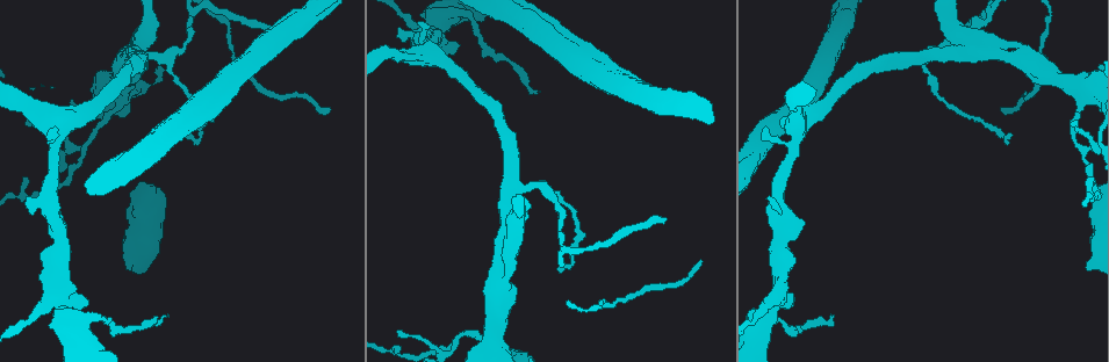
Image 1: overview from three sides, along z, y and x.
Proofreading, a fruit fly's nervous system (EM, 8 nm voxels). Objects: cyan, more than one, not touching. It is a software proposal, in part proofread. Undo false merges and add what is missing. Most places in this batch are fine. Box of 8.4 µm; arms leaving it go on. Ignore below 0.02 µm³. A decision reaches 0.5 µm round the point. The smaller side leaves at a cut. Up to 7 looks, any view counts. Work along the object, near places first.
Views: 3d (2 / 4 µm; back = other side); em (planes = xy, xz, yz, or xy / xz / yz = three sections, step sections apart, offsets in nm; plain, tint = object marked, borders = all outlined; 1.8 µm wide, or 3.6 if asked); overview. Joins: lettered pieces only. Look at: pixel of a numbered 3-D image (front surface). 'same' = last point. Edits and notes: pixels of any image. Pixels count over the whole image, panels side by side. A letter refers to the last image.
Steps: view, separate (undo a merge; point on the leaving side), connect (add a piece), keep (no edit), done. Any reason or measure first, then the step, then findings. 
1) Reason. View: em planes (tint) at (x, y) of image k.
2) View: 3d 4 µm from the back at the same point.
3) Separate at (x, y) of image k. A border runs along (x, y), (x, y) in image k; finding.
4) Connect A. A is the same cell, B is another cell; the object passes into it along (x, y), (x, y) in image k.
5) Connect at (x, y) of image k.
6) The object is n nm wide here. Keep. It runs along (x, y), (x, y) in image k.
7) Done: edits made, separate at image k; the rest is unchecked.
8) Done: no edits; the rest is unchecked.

Free end. View: em planes (borders) at (769, 198) of image 1.

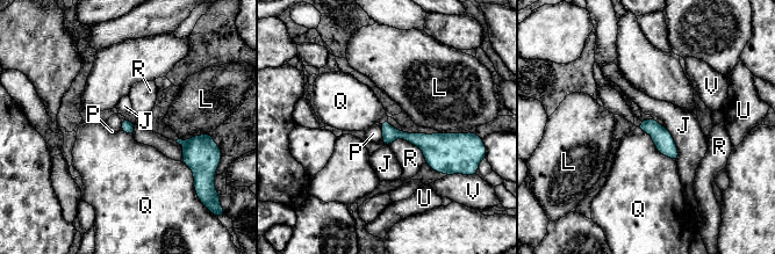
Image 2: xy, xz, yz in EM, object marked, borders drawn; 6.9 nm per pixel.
Keep. J, L, P, Q, R, U and V are other cells; a border runs along (637, 126), (675, 161) in image 2; none of them fits.

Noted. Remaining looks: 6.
Abrupt turn. View: em yz step 16 (borders) at (56, 125) of image 1.

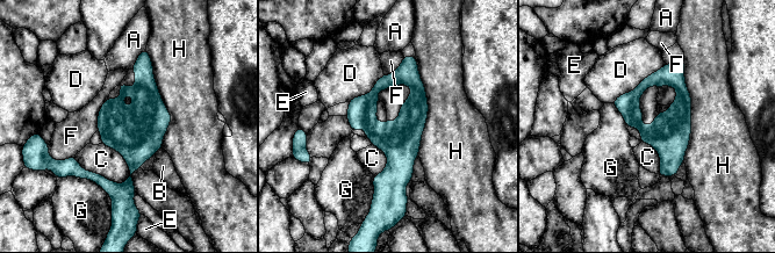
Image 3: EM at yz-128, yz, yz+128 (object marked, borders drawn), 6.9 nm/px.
Keep. A, B, C, D, E, F, G and H are other cells; all the same cell.

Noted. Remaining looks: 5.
Four or more arms meet. View: 3d 4 µm from the back at (502, 221) of image 1.

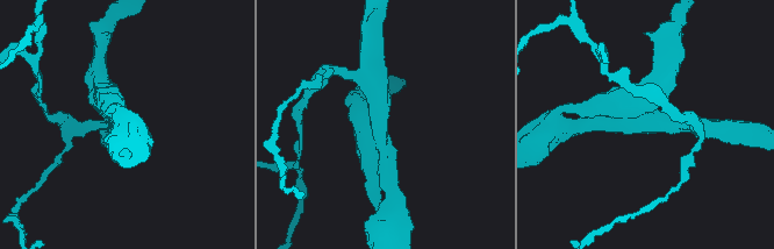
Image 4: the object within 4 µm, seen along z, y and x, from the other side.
Need the tissue. View: em 3.6 µm xz step 4 (tint) at (380, 121) of image 4.

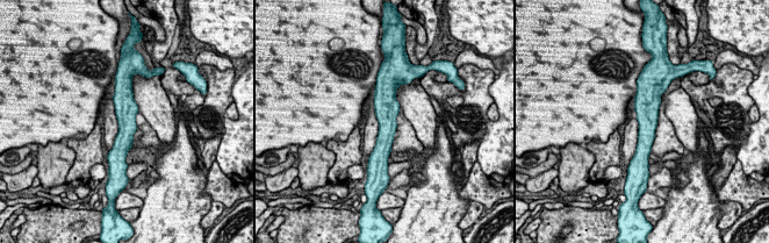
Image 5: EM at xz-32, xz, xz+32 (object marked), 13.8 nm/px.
View: em 3.6 µm planes (borders) at the same point.

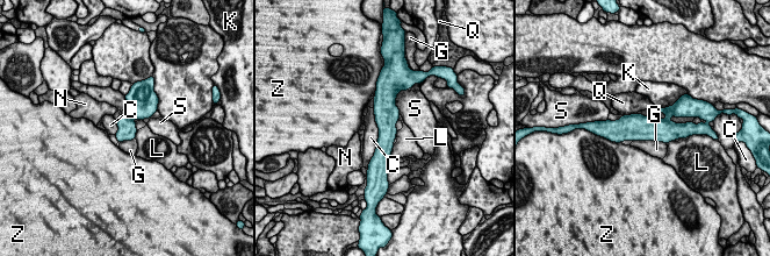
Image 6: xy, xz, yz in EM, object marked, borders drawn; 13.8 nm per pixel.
Keep. C, G, K, L, N, Q, S and Z are other cells; it runs along (383, 94), (384, 162) in image 6; all the same cell.

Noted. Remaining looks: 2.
Done: no edits; the rest is unchecked.

